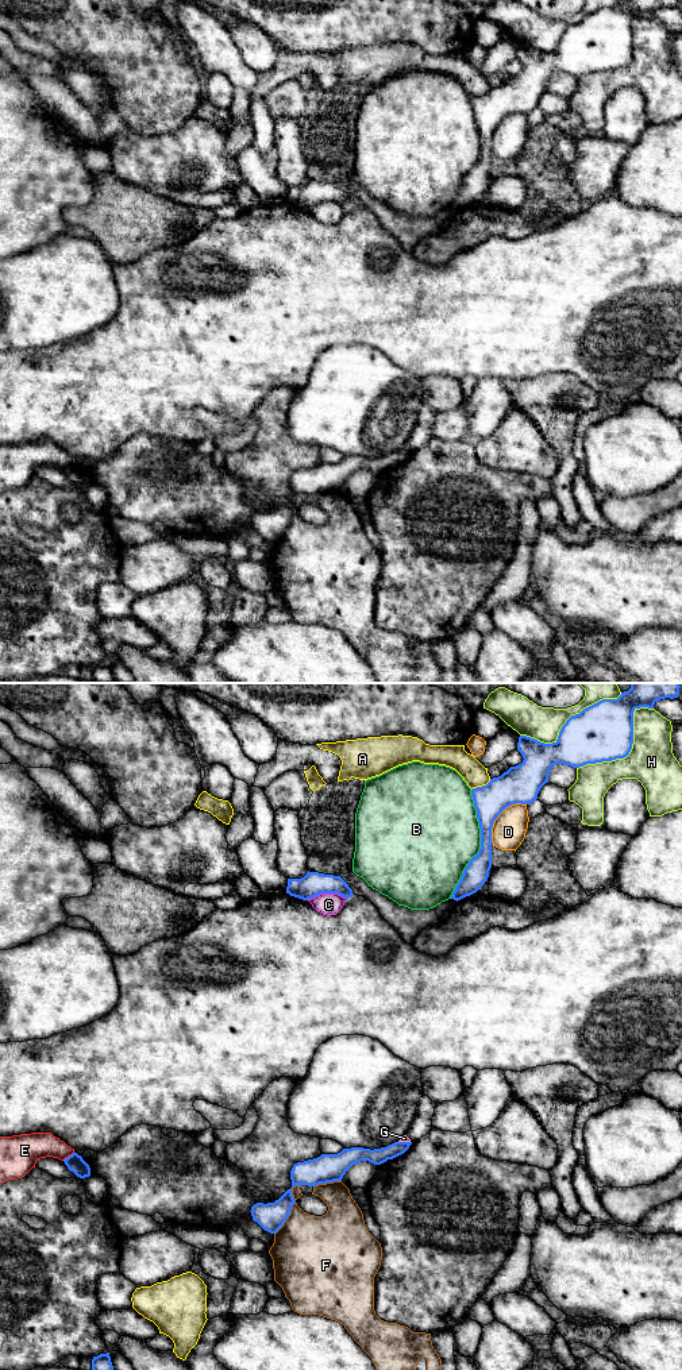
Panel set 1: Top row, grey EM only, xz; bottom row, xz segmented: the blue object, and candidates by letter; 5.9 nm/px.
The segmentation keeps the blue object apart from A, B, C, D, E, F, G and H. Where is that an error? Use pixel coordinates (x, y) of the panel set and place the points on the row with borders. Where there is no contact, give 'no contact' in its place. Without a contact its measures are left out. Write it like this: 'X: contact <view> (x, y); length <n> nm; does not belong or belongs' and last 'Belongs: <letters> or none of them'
A: contact xz (482, 786); length 140 nm; does not belong
B: contact xz (481, 844); length 650 nm; does not belong
C: contact xz (326, 892); length 240 nm; does not belong
D: contact xz (497, 817); length 320 nm; does not belong
E: contact xz (69, 1156); length 90 nm; does not belong
F: contact xz (291, 1208); length 340 nm; does not belong
G: contact xz (404, 1142); length 70 nm; does not belong
H: contact xz (631, 748); length 600 nm; does not belong
Belongs: none of them

